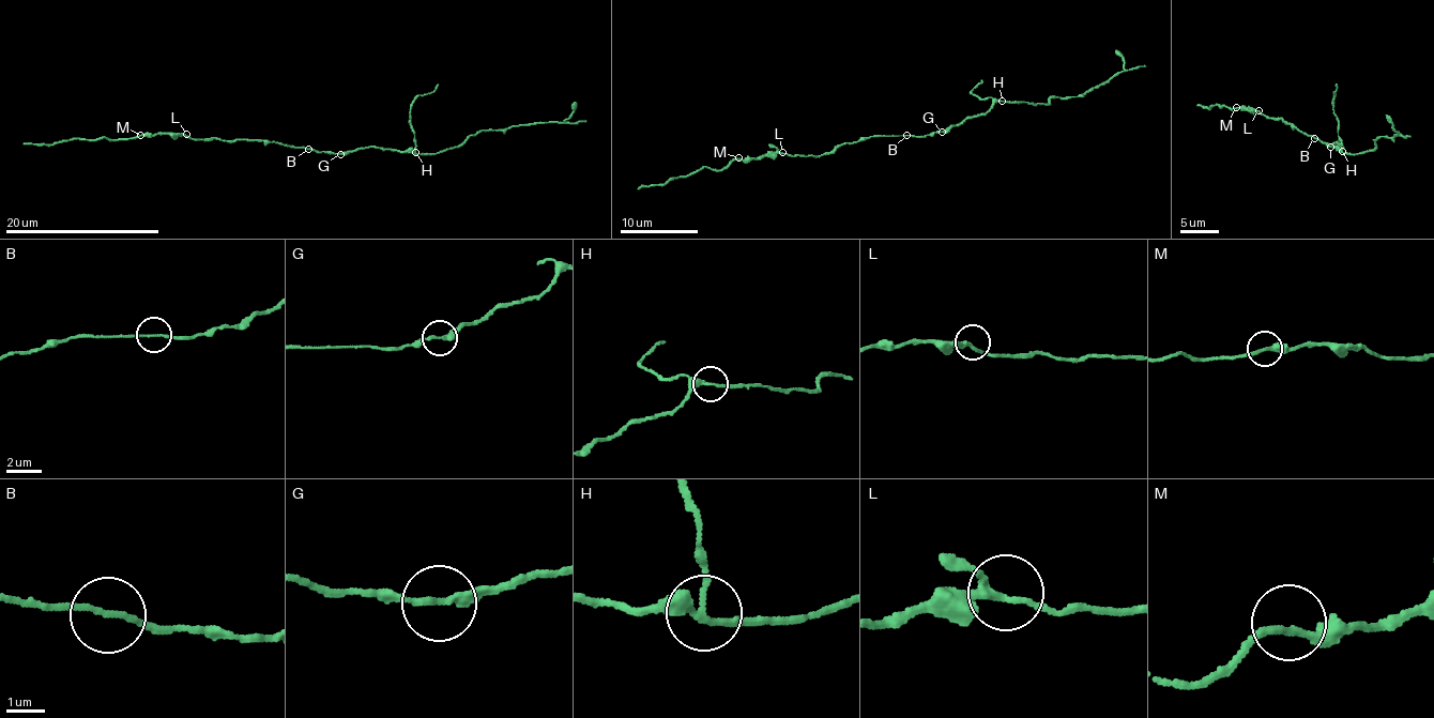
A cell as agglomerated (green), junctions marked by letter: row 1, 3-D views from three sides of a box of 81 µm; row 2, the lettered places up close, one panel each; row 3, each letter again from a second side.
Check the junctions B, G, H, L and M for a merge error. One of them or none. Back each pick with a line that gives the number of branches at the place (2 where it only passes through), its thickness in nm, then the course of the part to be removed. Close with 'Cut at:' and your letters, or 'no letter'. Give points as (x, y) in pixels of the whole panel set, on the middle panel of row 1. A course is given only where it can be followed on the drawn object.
H: branches 3; calibre 190 nm; course (1002, 101), (970, 94), (981, 80)
Cut at: H

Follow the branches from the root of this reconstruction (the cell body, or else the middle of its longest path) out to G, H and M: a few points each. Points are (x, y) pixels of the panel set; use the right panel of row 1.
G: (1313, 138), (1331, 146)
H: (1313, 138), (1327, 146), (1340, 142), (1343, 146), (1341, 151)
M: (1313, 138), (1291, 127), (1293, 123), (1282, 122), (1282, 118), (1236, 107)

